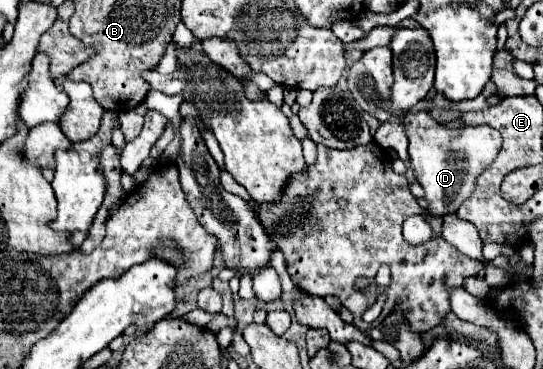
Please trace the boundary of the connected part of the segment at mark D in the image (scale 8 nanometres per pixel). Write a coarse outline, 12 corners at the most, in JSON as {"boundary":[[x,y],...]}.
{"boundary":[[406,113],[410,167],[430,213],[458,211],[500,133]]}

